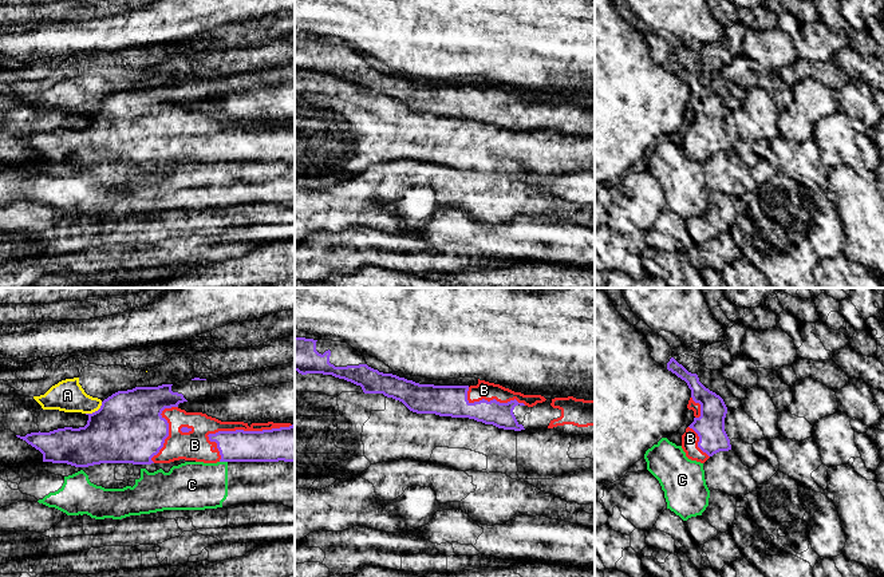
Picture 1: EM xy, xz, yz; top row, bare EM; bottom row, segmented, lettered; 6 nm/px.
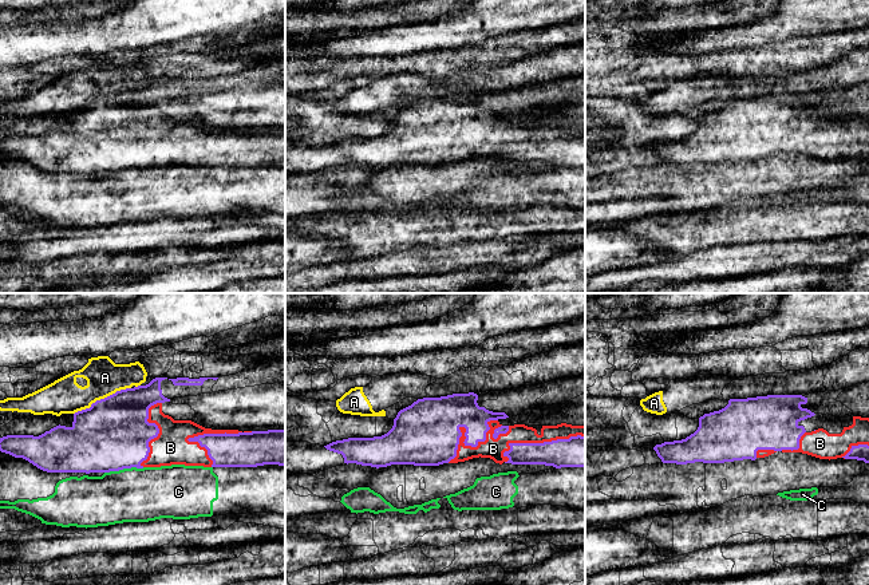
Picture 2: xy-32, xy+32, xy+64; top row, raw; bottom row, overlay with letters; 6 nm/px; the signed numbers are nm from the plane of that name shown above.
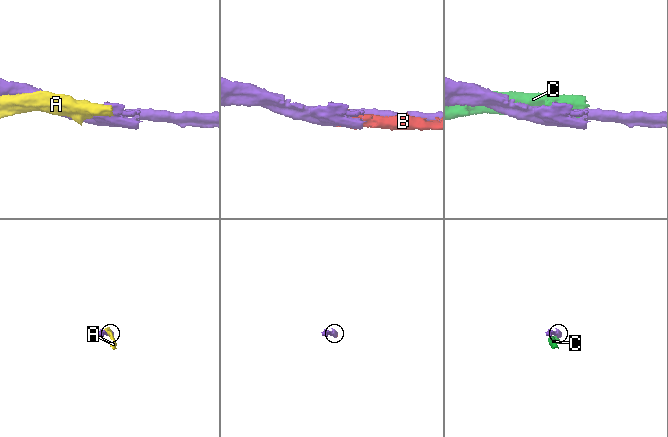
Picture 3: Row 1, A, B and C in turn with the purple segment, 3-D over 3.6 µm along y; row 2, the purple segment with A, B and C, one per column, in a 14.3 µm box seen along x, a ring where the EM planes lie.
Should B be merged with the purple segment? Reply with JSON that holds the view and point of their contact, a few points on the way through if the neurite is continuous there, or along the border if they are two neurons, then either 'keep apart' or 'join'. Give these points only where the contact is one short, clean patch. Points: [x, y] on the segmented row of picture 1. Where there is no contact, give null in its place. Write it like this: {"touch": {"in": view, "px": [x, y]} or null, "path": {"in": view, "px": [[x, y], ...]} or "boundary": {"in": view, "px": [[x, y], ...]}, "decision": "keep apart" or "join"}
{"touch": {"in": "xy", "px": [249, 431]}, "decision": "join"}

